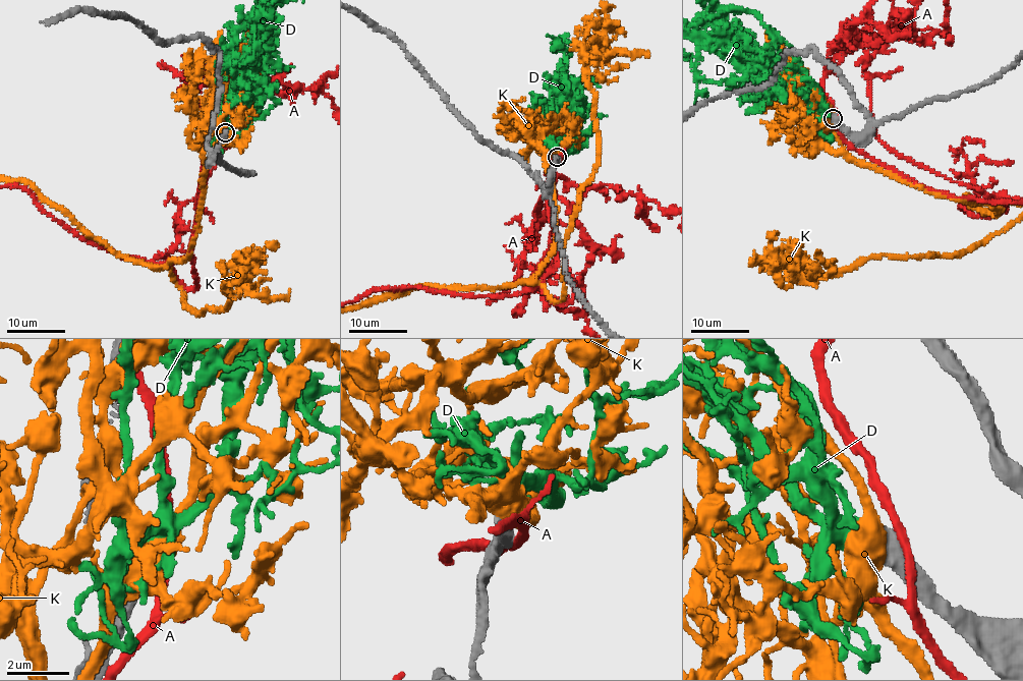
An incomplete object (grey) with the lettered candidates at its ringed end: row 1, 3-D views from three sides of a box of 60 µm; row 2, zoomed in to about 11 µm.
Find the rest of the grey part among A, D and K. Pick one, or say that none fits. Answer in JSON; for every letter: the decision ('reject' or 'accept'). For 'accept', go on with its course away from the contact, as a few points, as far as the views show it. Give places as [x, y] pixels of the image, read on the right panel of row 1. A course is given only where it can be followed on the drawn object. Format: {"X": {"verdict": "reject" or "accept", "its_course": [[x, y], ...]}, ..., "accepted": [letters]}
{"A": {"verdict": "reject"}, "D": {"verdict": "accept"}, "K": {"verdict": "reject"}, "accepted": ["D"]}

